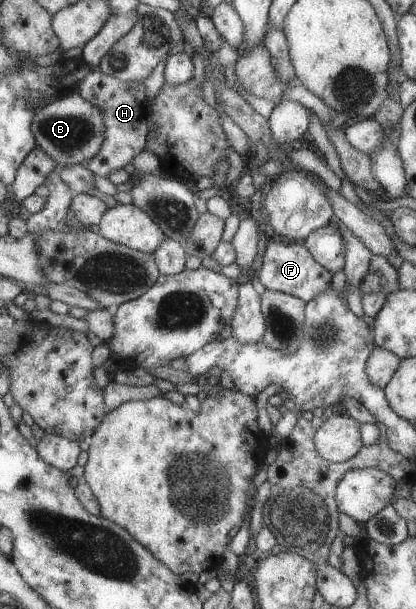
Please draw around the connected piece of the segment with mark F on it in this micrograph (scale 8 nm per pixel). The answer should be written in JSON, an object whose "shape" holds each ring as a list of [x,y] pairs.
{"shape":[[[268,236],[262,245],[261,254],[263,255],[261,268],[257,272],[260,282],[267,290],[294,295],[308,302],[319,294],[324,294],[331,286],[332,273],[313,259],[303,243],[283,243],[283,241],[274,241],[273,237]]]}

